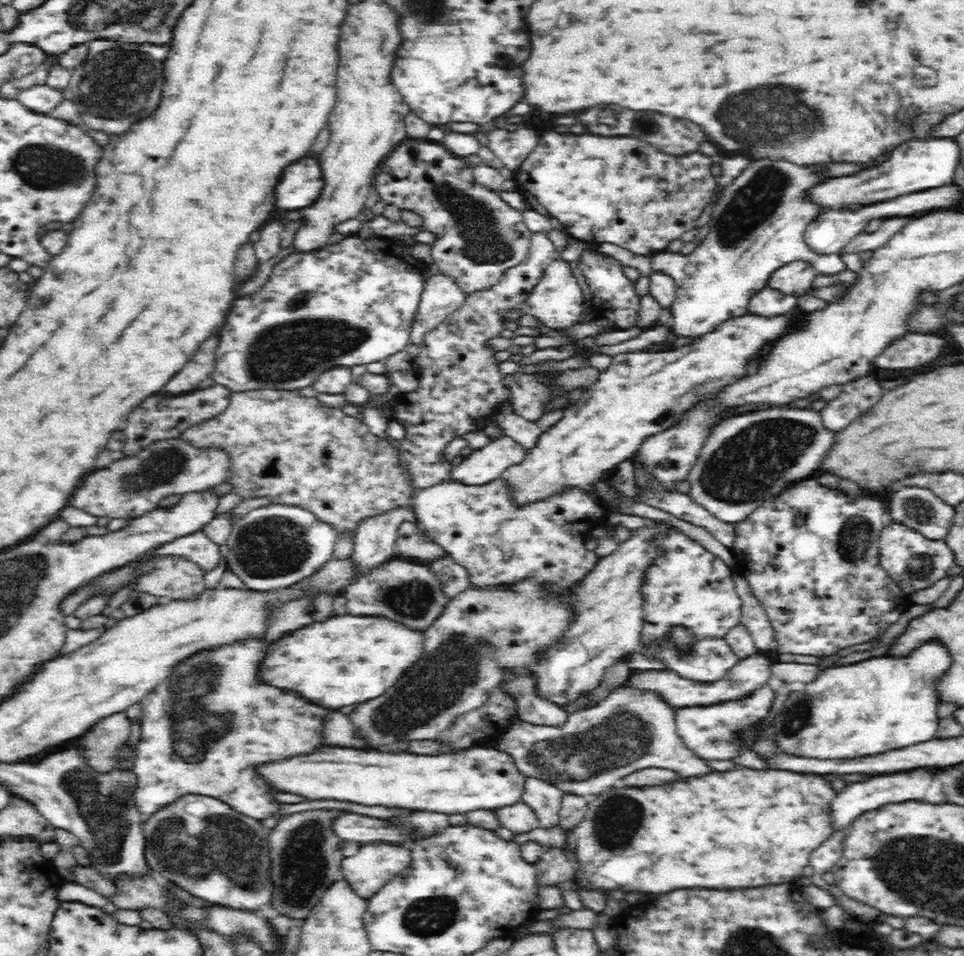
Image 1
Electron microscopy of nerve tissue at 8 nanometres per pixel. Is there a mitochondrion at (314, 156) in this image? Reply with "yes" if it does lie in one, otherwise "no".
no

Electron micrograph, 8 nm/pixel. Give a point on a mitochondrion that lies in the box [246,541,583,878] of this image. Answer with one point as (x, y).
(452, 670)

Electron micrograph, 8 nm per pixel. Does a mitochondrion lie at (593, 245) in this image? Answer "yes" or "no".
no

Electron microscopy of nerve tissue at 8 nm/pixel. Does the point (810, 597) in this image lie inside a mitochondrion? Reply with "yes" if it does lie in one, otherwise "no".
no

